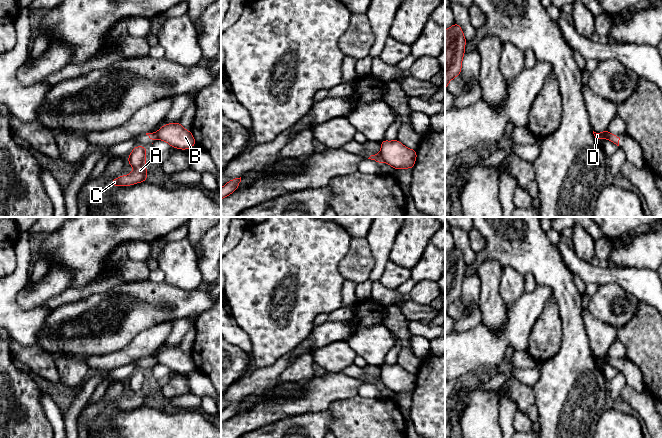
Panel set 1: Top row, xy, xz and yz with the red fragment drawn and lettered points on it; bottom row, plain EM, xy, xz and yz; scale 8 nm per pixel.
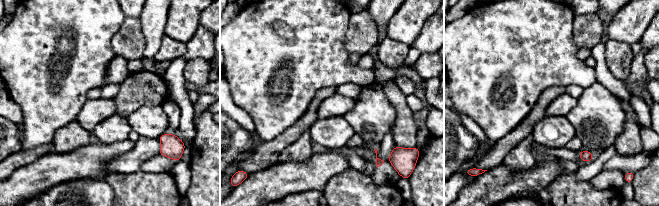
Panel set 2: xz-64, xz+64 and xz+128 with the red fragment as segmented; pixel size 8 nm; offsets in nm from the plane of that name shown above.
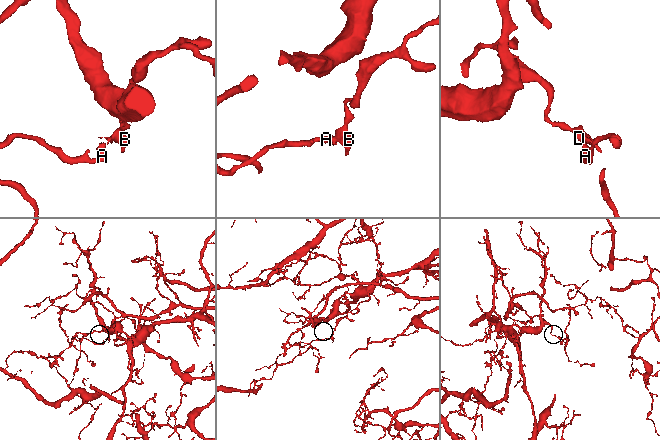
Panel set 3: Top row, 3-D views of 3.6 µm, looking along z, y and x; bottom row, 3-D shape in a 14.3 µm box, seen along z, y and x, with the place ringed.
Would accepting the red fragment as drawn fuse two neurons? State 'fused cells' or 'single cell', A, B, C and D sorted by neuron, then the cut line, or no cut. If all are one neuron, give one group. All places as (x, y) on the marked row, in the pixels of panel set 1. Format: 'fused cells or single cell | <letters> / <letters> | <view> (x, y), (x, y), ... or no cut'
fused cells | A C / B D | xz (378, 153), (384, 161)

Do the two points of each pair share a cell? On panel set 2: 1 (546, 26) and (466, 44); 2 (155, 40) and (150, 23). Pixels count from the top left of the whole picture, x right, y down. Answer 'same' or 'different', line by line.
1: same
2: same

